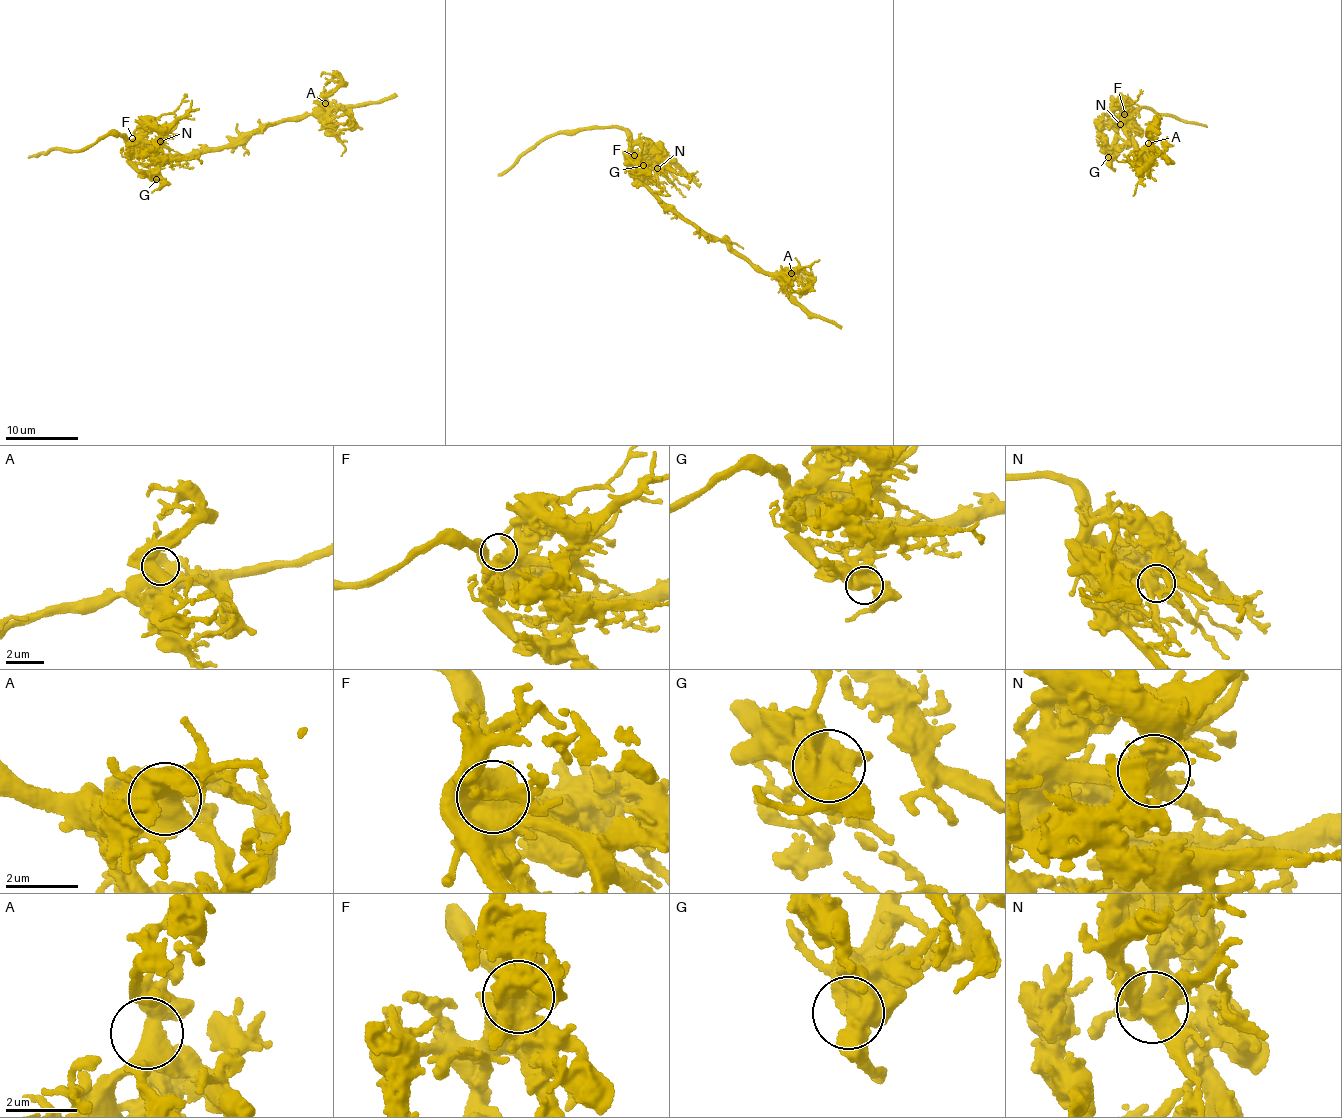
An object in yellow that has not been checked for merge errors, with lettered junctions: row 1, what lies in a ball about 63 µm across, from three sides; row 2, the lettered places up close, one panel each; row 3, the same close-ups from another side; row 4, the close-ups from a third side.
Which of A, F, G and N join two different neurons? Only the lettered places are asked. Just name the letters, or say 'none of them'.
none of them

